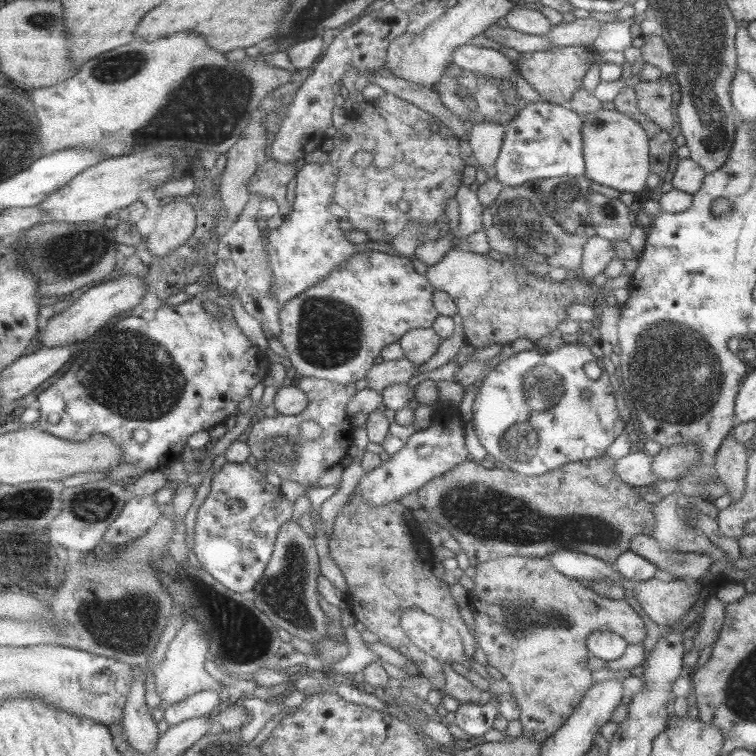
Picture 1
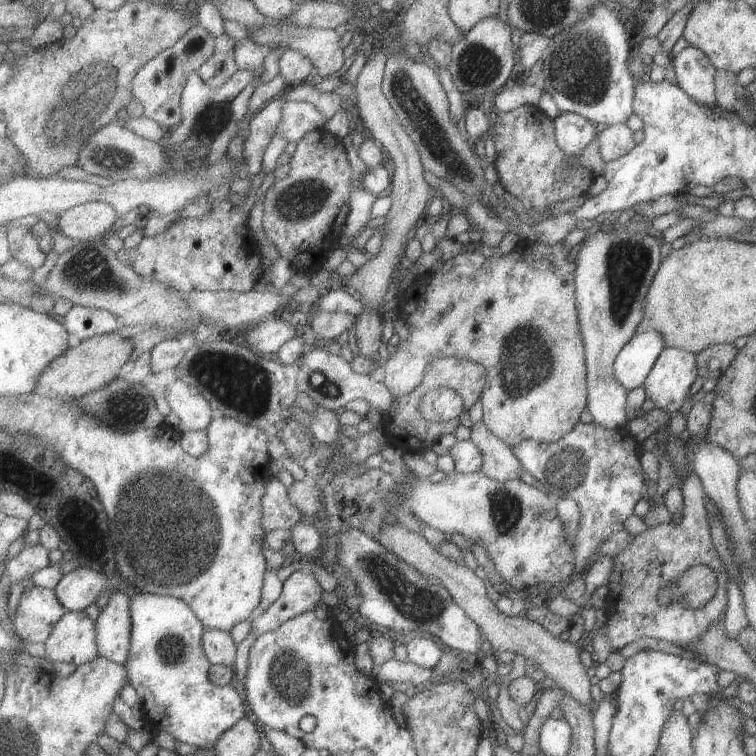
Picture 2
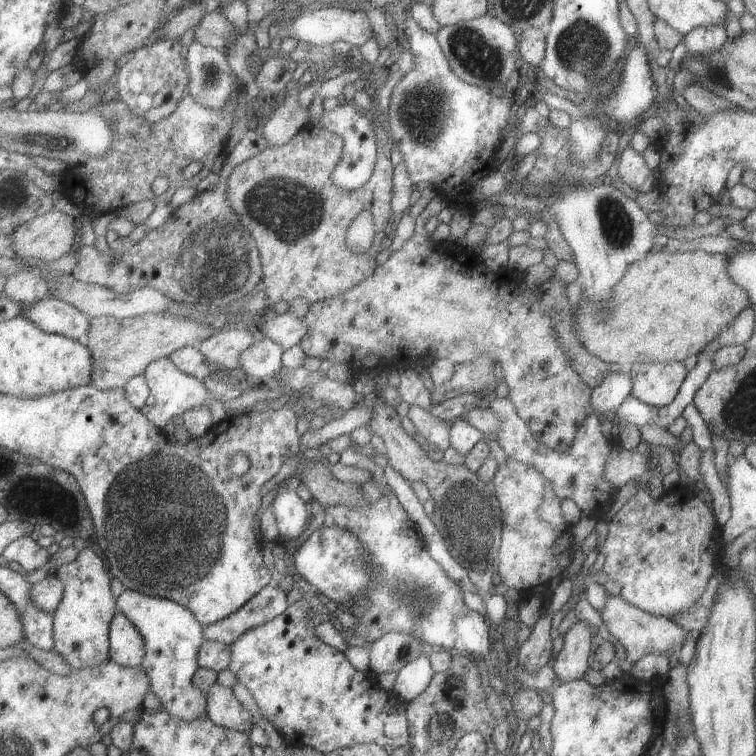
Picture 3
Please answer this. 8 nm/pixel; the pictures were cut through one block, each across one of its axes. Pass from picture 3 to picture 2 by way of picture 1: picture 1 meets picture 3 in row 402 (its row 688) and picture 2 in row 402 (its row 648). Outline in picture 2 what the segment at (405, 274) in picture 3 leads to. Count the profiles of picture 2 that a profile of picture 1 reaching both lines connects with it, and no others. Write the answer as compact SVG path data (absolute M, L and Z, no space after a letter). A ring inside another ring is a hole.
M520 240L515 248L503 255L486 257L482 252L476 251L472 246L462 254L455 256L444 264L442 270L432 271L431 273L416 276L412 285L404 292L404 320L412 327L410 338L402 344L396 354L390 355L387 362L387 374L385 383L396 397L403 397L412 393L424 381L423 373L427 368L438 359L448 357L458 357L479 362L489 370L488 384L483 394L484 421L506 444L516 445L517 442L532 439L541 443L555 443L560 441L565 434L568 434L580 422L580 414L587 407L587 366L585 361L585 348L581 332L579 331L579 318L575 297L575 263L567 260L568 249L562 246L564 240L553 246L546 246L538 241Z

